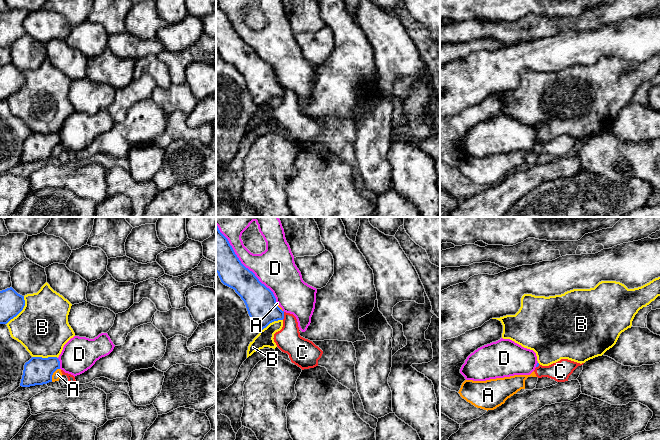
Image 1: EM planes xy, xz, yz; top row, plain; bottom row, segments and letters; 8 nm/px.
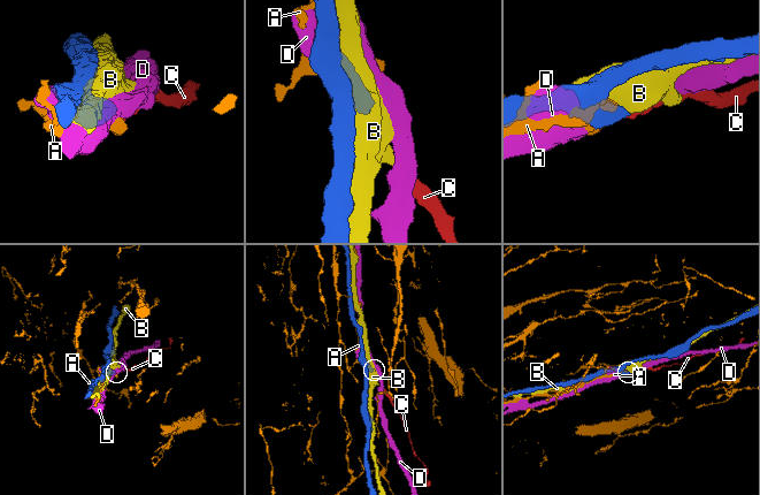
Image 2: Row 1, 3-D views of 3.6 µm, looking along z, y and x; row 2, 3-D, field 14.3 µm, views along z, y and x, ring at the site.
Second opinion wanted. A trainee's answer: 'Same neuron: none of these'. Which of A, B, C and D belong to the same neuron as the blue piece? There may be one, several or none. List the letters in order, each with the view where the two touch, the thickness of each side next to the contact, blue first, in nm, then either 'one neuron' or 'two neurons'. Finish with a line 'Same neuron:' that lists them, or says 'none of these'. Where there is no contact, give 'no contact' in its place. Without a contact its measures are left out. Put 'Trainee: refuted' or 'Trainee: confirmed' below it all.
A: xy | 220/70 nm | two neurons
B: xy | 190/420 nm | two neurons
C: xz | 240/200 nm | two neurons
D: xz | 280/300 nm | two neurons
Same neuron: none of these
Trainee: confirmed

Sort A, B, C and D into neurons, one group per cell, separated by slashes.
A C / B / D

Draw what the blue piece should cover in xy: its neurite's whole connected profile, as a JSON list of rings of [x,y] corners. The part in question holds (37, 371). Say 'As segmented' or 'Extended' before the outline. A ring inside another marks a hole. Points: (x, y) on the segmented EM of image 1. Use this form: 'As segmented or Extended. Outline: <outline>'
As segmented. Outline: [[[32,357],[24,365],[20,386],[30,387],[52,382],[52,375],[57,369],[60,369],[57,357]]]

